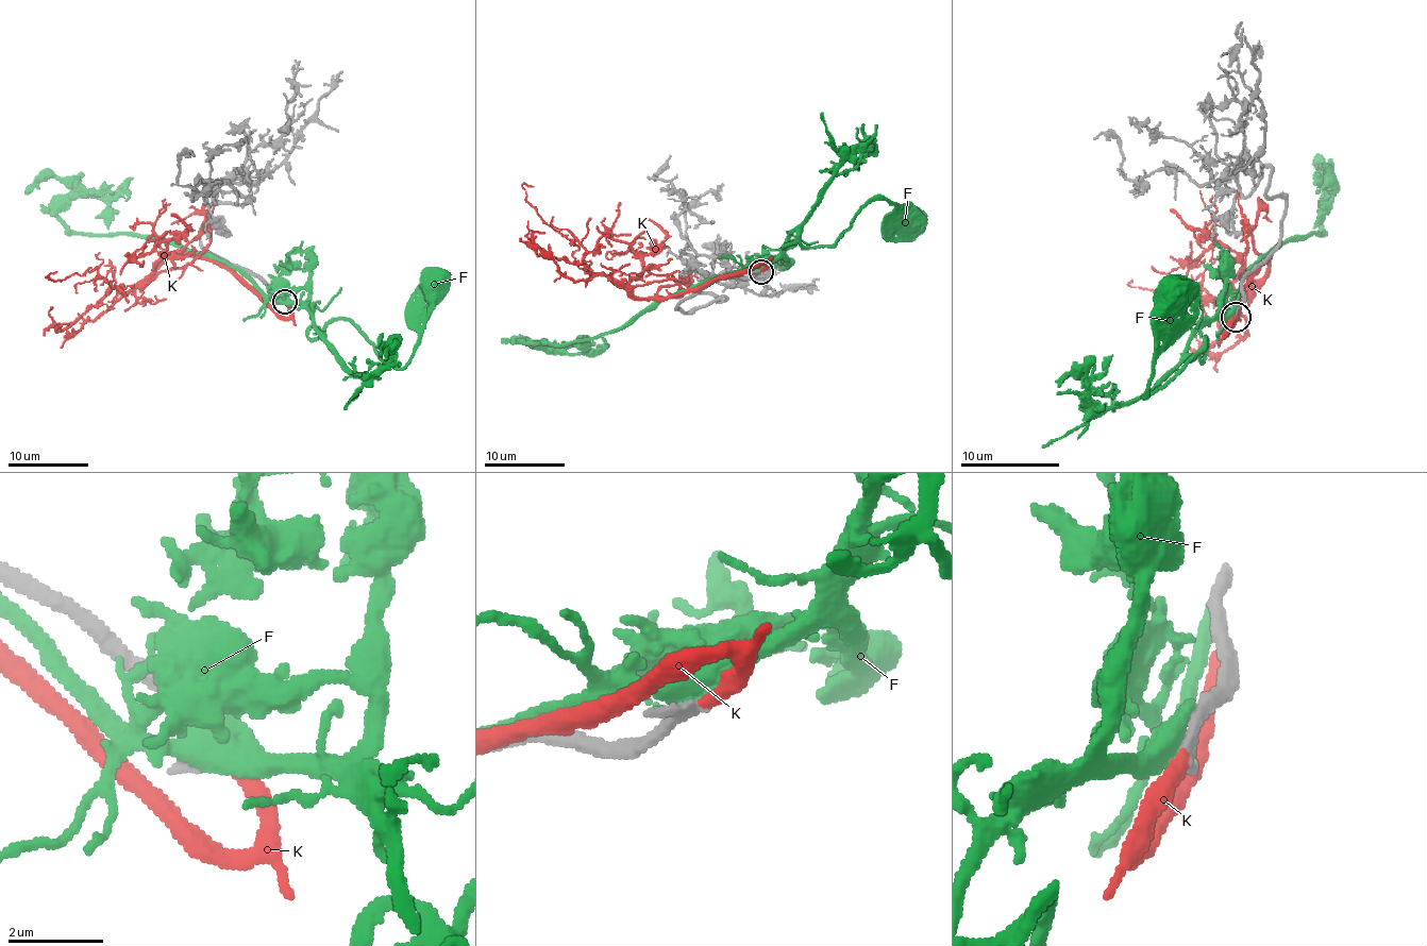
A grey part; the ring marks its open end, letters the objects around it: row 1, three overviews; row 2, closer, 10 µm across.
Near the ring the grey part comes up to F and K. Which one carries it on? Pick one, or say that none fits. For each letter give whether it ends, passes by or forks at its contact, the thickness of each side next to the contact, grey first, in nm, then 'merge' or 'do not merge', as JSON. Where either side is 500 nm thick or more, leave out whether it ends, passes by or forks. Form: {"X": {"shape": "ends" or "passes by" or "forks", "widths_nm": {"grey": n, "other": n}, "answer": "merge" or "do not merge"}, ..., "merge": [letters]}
{"F": {"widths_nm": {"grey": 400, "other": 550}, "answer": "do not merge"}, "K": {"shape": "ends", "widths_nm": {"grey": 320, "other": 320}, "answer": "merge"}, "merge": ["K"]}

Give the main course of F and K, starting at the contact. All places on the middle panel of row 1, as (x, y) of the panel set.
F: (757, 271), (773, 258), (795, 231), (804, 247), (830, 247), (873, 200), (880, 200), (907, 218)
K: (759, 271), (768, 265), (668, 298), (634, 298), (587, 271), (585, 249), (526, 200), (522, 186), (533, 186)

